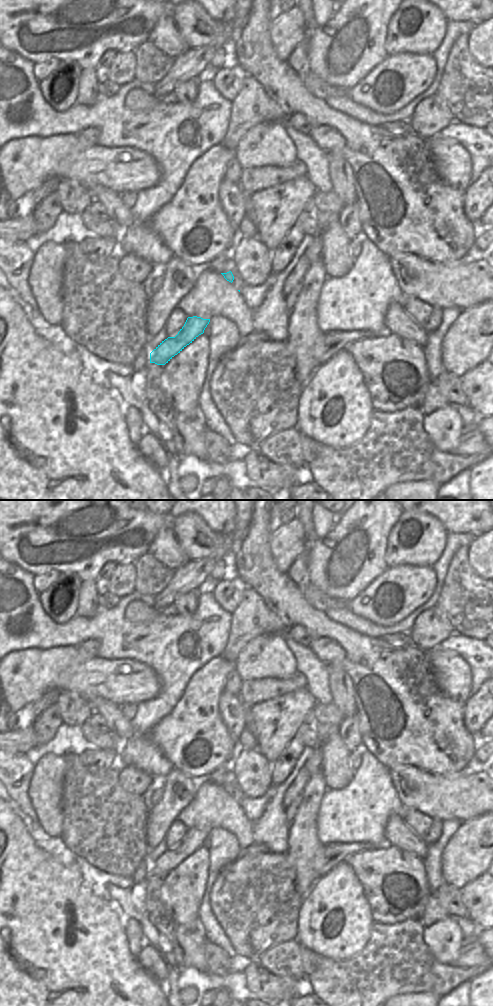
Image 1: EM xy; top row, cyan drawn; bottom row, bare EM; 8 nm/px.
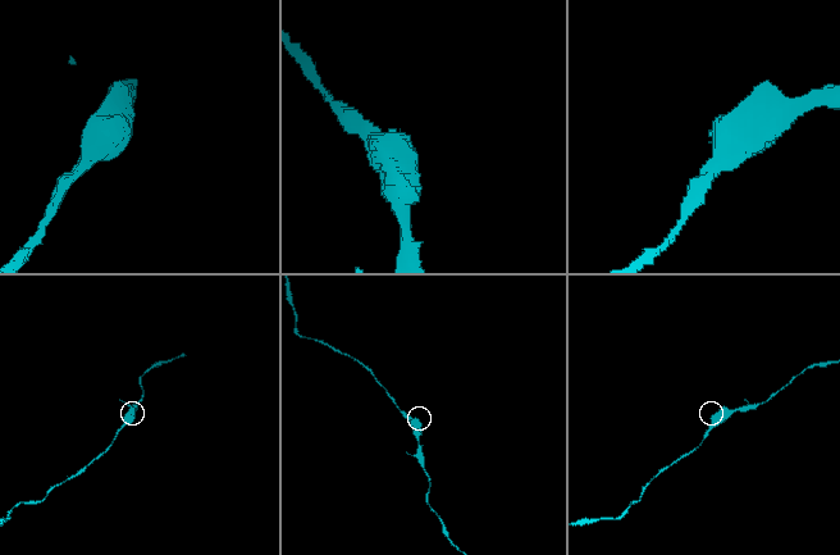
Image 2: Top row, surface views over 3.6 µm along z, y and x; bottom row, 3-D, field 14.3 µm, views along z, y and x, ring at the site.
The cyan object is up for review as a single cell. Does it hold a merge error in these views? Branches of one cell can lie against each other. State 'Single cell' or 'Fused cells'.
Single cell.

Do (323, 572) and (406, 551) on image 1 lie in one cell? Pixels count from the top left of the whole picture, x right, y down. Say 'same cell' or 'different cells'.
different cells

